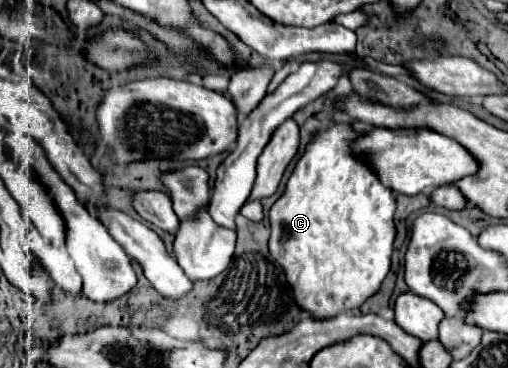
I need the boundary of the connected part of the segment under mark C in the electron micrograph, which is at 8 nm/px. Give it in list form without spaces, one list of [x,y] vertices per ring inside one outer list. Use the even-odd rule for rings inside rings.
[[[337,123],[315,133],[299,157],[285,193],[269,211],[271,261],[285,269],[295,301],[299,301],[299,305],[313,317],[333,317],[343,309],[349,311],[361,307],[361,303],[379,289],[391,269],[393,241],[397,237],[393,223],[395,195],[379,181],[371,165],[353,153],[353,143],[359,135],[361,131],[353,129],[351,123]]]

